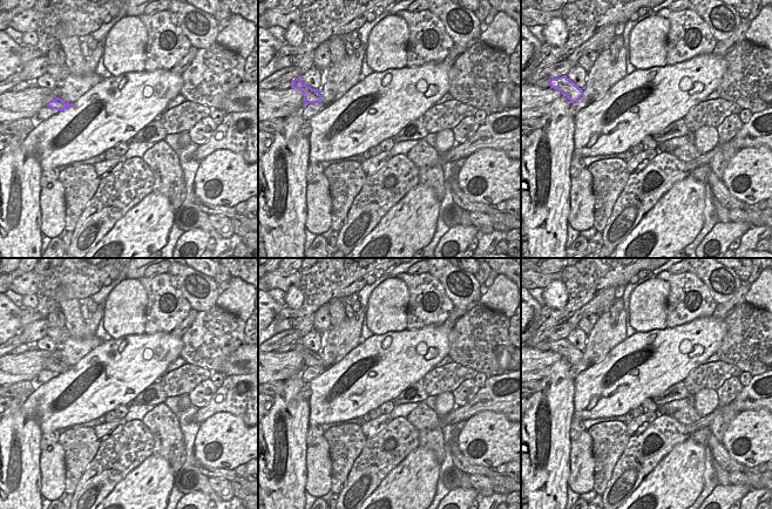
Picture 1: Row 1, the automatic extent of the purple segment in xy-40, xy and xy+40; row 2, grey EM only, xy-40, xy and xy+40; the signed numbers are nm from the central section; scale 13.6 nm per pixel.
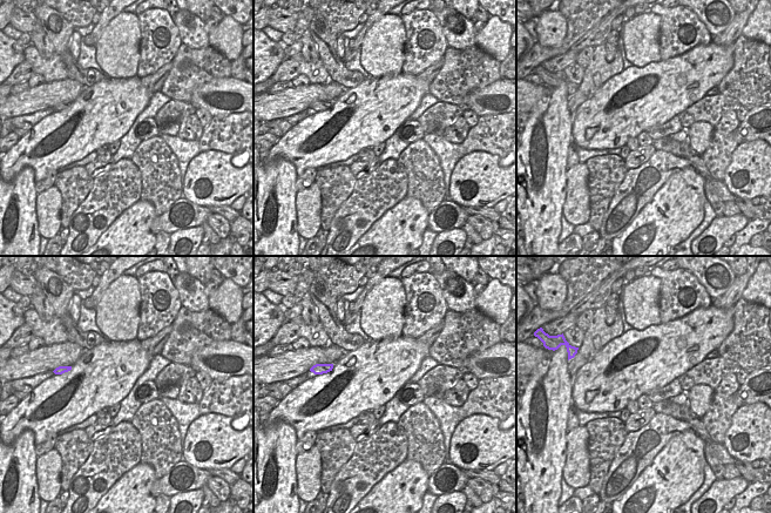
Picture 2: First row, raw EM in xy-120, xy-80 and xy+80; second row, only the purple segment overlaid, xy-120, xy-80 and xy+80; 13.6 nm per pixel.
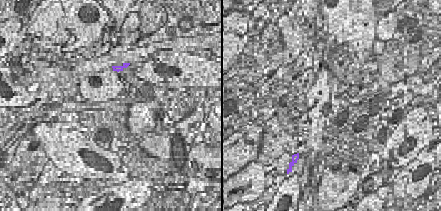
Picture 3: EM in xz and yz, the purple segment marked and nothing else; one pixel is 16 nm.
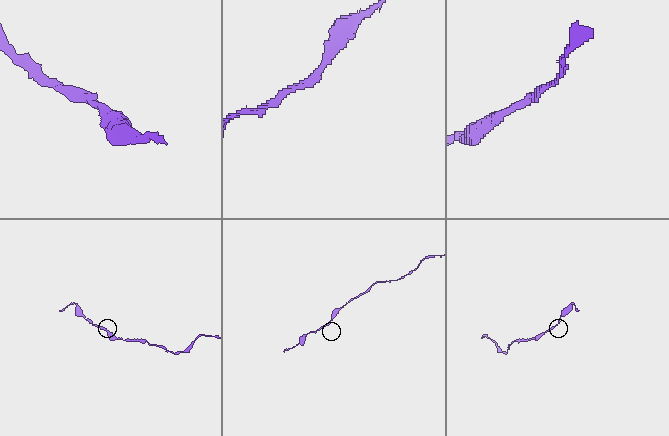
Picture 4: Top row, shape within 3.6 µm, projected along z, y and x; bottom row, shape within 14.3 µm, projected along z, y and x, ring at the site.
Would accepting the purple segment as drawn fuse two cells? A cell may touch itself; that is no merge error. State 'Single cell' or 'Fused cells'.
Single cell

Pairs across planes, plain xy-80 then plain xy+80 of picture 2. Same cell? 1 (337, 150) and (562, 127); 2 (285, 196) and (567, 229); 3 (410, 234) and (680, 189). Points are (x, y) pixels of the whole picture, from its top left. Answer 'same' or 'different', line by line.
1: different
2: different
3: same

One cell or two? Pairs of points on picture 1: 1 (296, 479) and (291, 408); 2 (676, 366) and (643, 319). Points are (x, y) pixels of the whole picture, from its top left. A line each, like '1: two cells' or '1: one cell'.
1: one cell
2: two cells

